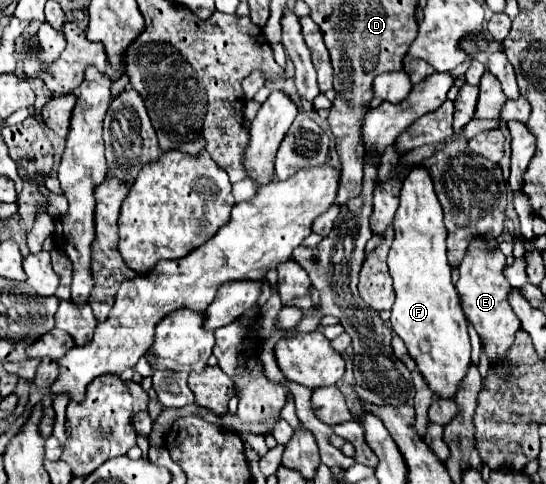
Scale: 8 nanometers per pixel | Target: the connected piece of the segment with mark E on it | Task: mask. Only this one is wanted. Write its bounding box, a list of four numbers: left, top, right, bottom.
[456,235,520,361]

